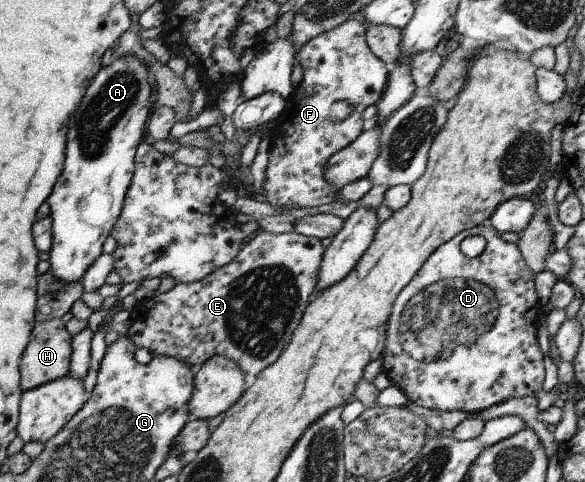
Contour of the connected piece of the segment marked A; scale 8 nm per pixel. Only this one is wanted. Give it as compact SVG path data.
M134 56L122 57L99 70L95 80L87 88L83 102L73 114L67 132L65 168L49 196L53 238L48 262L50 274L56 279L54 283L67 285L81 281L91 264L102 254L103 244L119 219L132 182L136 153L147 132L147 119L154 109L153 90L149 70Z

